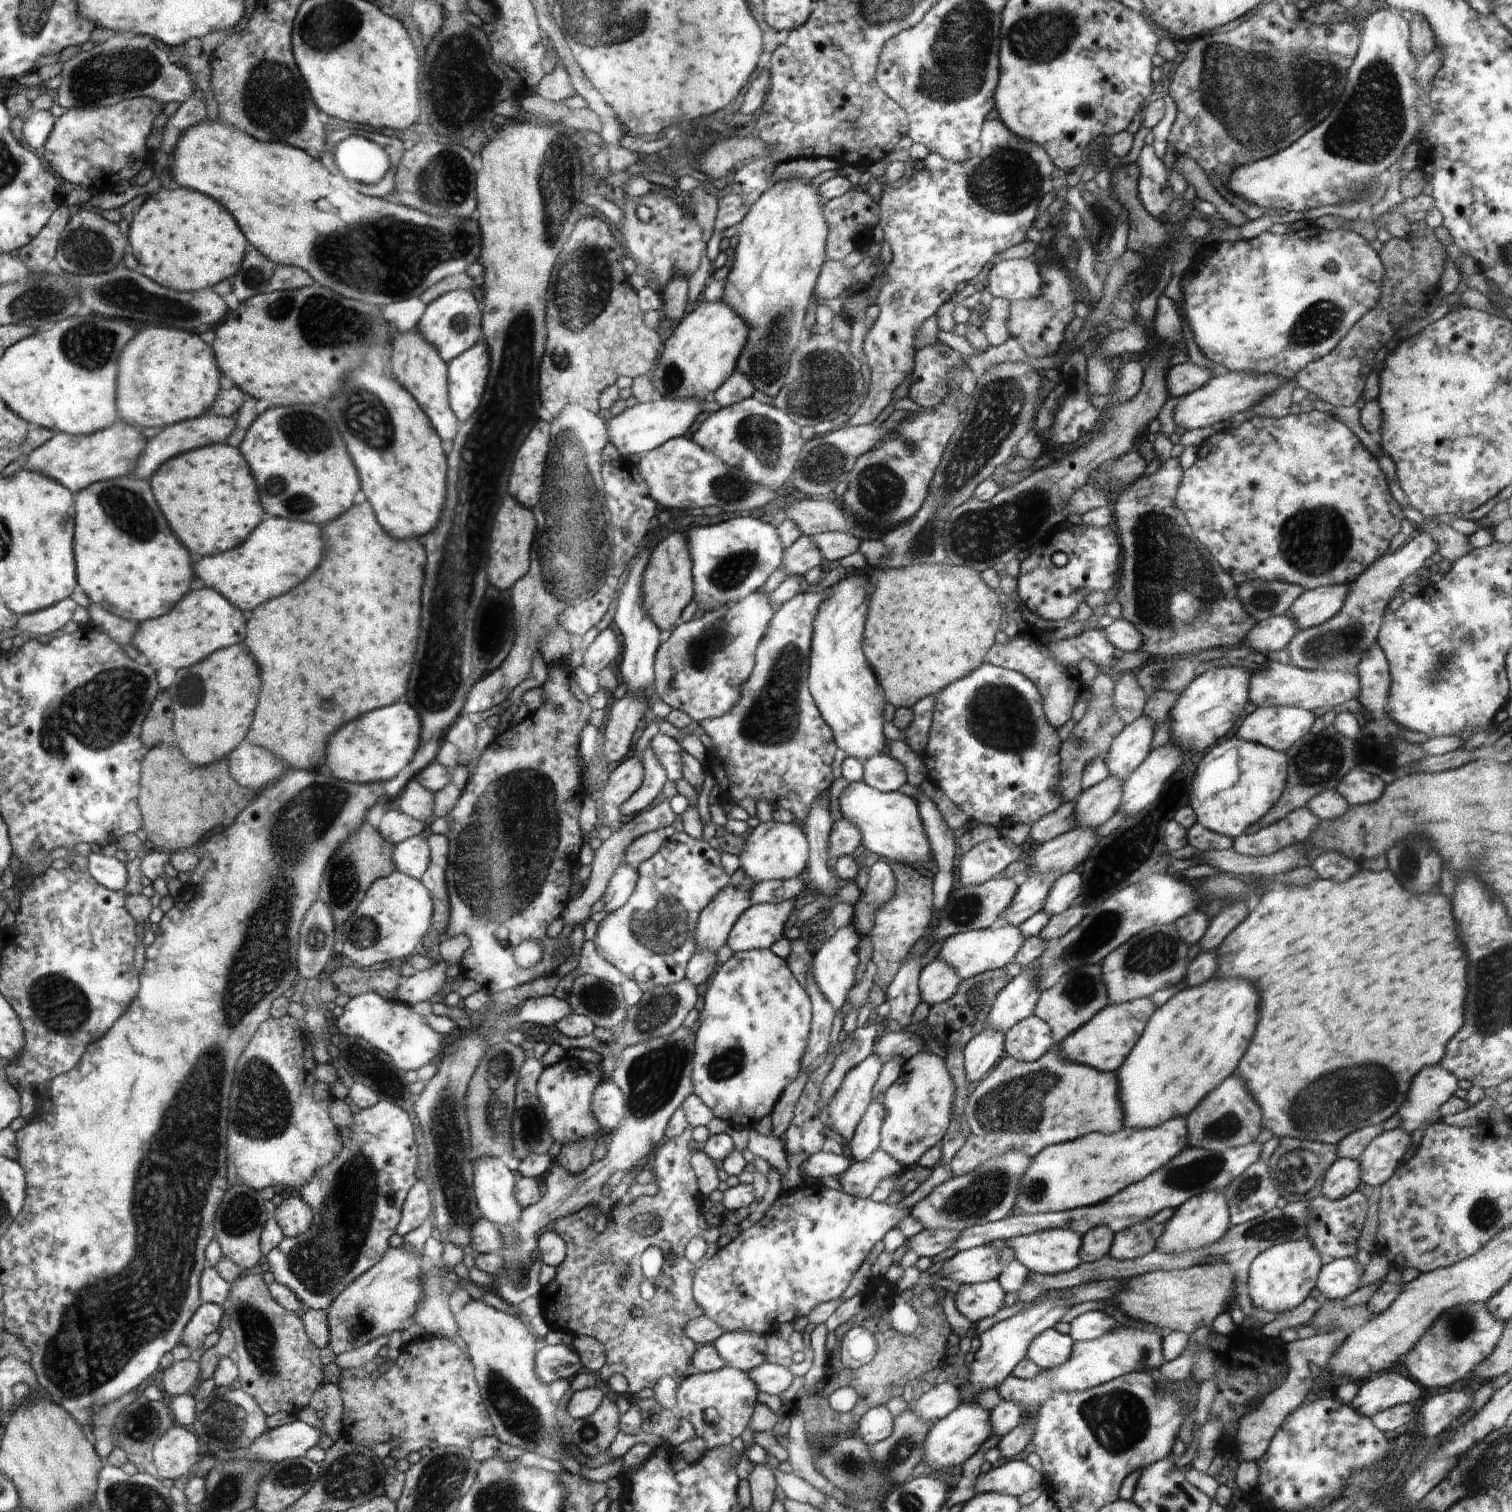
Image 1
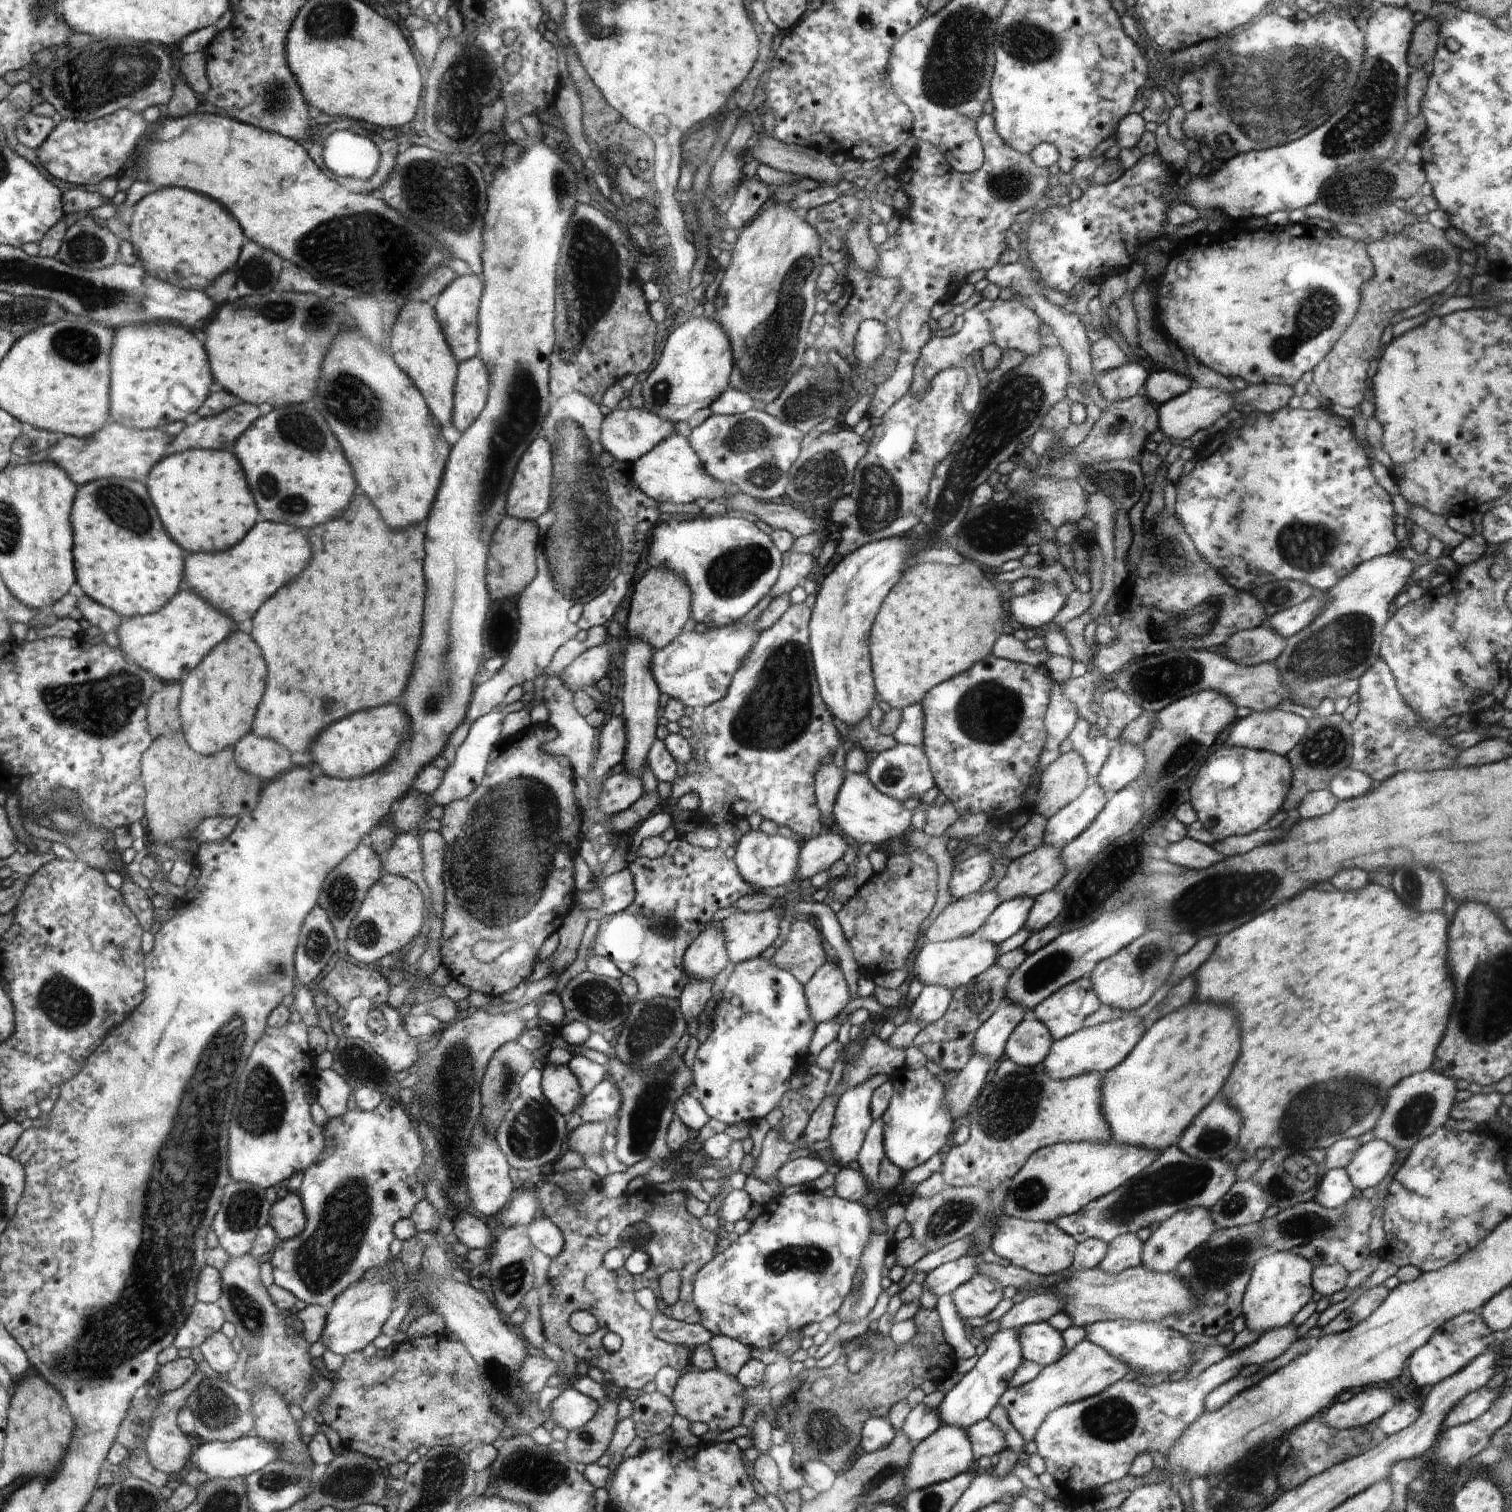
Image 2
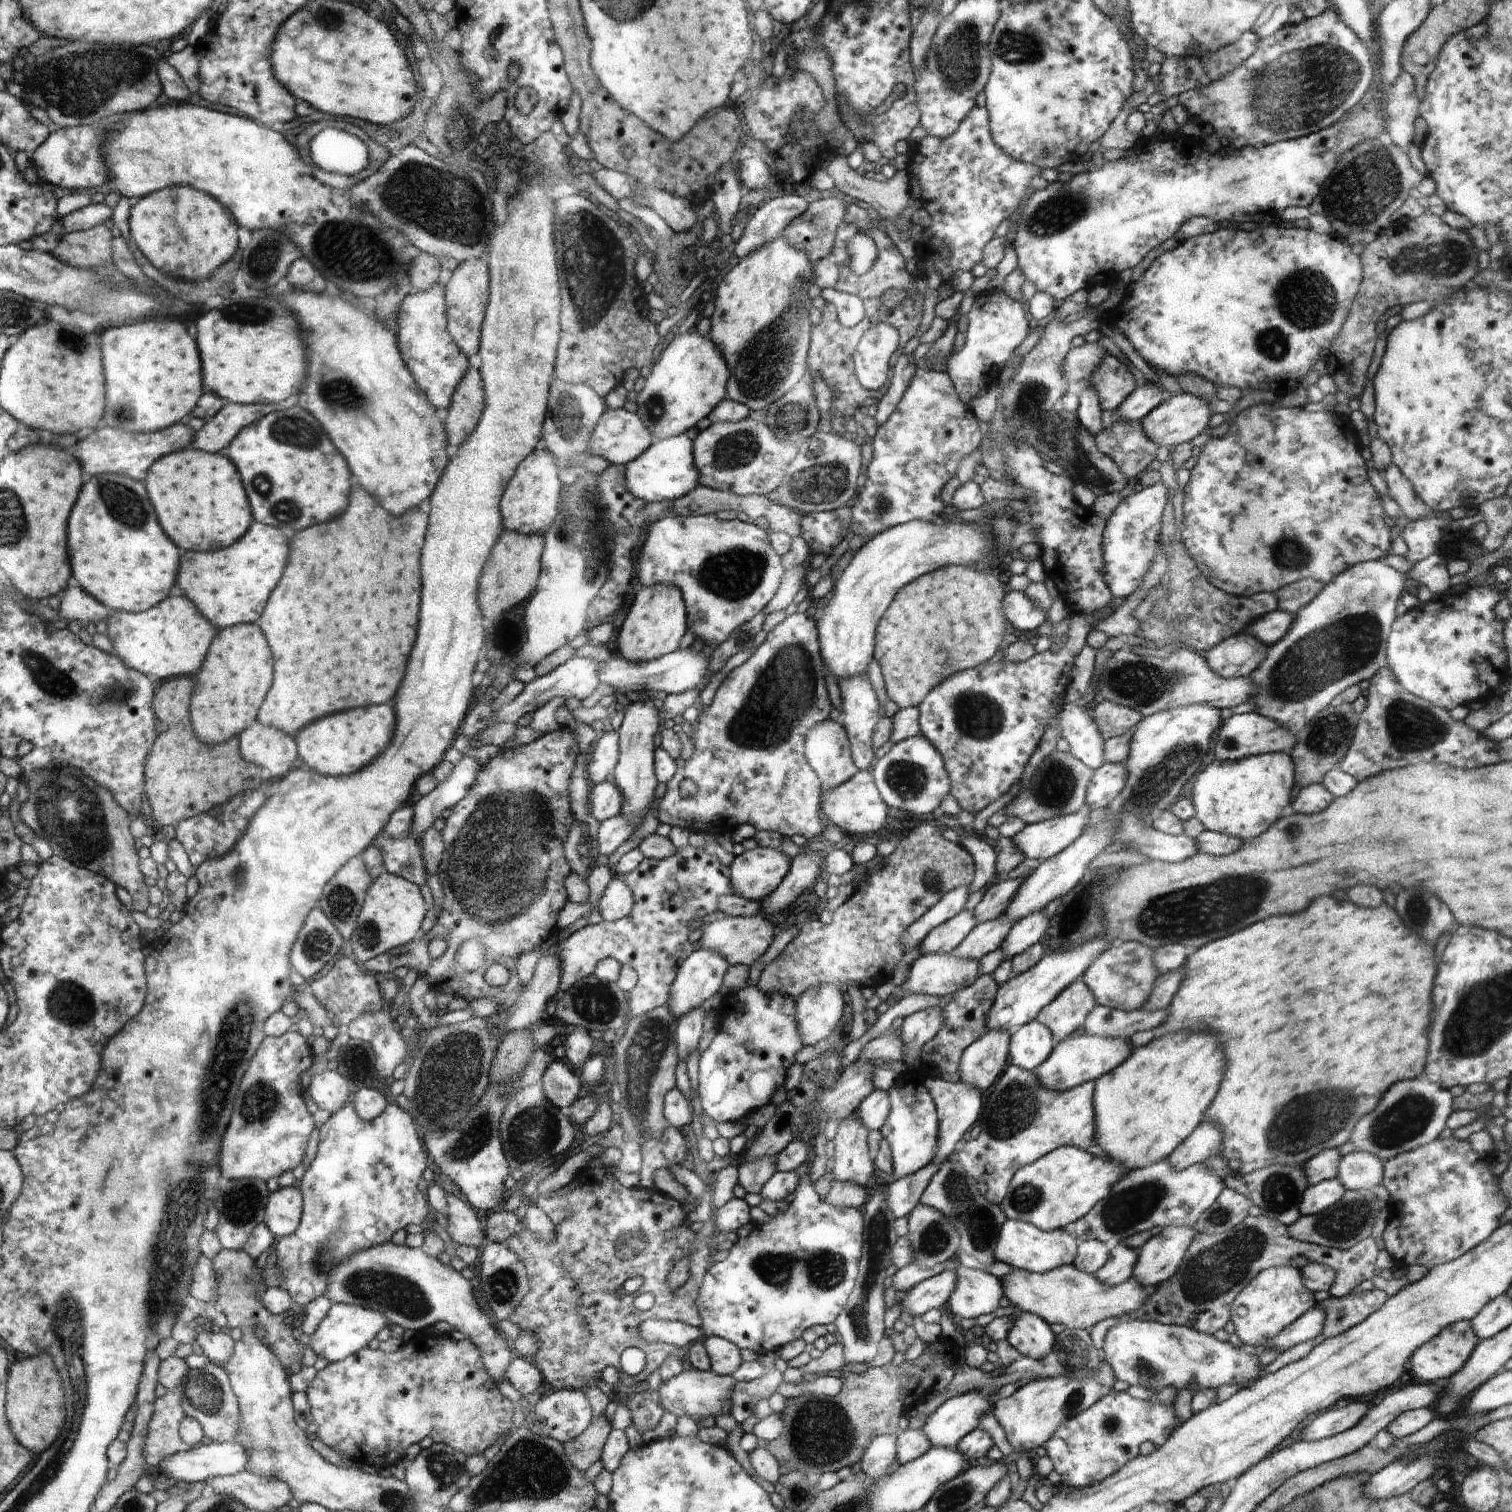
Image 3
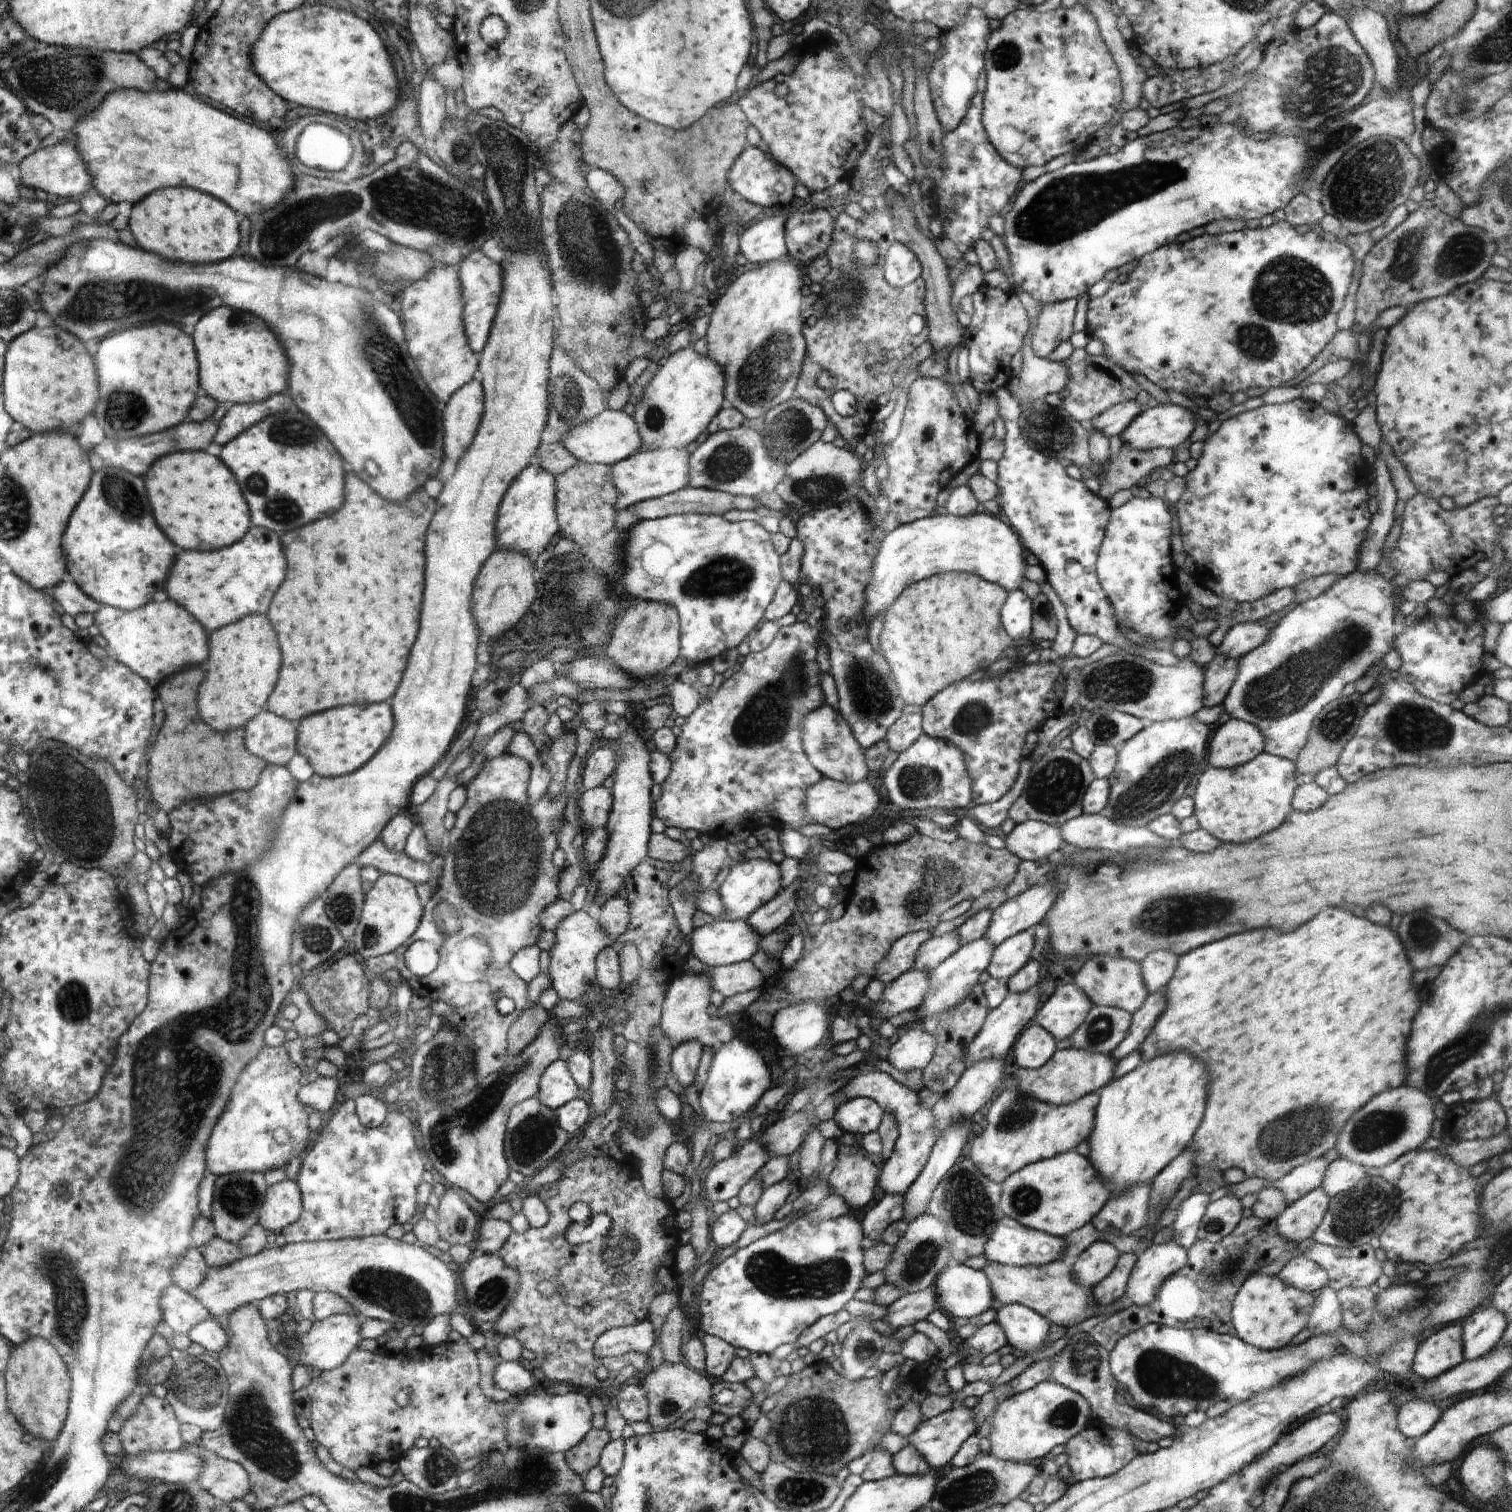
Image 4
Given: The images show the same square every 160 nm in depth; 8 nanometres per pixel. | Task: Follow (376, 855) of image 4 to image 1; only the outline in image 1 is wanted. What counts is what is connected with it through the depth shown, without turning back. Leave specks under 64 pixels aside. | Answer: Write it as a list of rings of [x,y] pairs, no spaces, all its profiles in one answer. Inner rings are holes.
[[[425,834],[412,836],[395,845],[394,860],[397,870],[403,874],[423,878],[431,862],[431,848]]]

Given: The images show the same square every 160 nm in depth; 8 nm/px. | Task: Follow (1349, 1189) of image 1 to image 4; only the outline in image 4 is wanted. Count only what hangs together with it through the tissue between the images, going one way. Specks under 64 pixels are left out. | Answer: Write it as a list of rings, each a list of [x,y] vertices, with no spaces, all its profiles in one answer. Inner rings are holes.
[[[1320,1188],[1286,1206],[1274,1220],[1278,1232],[1288,1241],[1302,1243],[1321,1225],[1329,1207],[1330,1197]]]

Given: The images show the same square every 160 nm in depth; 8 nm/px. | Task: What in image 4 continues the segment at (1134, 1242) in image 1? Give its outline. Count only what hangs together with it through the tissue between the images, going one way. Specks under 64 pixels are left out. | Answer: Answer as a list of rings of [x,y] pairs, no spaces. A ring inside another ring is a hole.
[[[1120,1253],[1112,1272],[1092,1288],[1093,1300],[1100,1307],[1111,1306],[1120,1298],[1126,1297],[1127,1282],[1136,1261],[1135,1254]]]

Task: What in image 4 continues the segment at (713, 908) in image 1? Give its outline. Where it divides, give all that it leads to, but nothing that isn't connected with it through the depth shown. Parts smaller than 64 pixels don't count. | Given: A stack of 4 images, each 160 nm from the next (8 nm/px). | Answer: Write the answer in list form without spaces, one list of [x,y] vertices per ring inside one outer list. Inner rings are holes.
[[[682,972],[678,978],[672,981],[662,1002],[661,1031],[670,1040],[674,1048],[682,1043],[690,1041],[701,1042],[701,1045],[708,1046],[713,1054],[724,1043],[729,1043],[735,1036],[734,1026],[724,1026],[726,1022],[712,1022],[706,1008],[710,1006],[710,979],[704,974],[690,974]]]

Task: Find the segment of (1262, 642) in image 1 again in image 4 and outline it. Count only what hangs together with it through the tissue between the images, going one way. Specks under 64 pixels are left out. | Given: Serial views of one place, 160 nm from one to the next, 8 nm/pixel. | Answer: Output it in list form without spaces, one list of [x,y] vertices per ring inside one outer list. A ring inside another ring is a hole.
[[[1216,655],[1206,668],[1203,680],[1203,707],[1222,706],[1236,678],[1237,661]]]

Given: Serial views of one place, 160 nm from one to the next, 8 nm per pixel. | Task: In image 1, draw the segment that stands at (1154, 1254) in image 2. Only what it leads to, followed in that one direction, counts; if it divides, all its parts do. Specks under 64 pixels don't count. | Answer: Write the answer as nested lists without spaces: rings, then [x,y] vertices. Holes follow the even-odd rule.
[[[1226,1187],[1221,1190],[1204,1190],[1166,1215],[1166,1228],[1156,1241],[1155,1250],[1162,1254],[1184,1254],[1214,1244],[1231,1228]]]

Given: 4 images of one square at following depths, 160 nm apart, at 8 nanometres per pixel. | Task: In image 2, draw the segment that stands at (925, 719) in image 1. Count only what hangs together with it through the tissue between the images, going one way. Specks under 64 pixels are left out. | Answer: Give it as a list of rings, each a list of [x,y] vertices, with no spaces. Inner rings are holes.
[[[915,703],[902,711],[902,722],[892,735],[896,743],[923,748],[924,708]]]

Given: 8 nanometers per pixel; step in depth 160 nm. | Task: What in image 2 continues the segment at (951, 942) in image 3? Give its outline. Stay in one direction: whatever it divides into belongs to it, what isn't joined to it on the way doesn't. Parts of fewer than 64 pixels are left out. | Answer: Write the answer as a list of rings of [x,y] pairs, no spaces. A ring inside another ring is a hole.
[[[995,889],[954,900],[926,930],[925,941],[936,943],[977,934],[1001,902]]]

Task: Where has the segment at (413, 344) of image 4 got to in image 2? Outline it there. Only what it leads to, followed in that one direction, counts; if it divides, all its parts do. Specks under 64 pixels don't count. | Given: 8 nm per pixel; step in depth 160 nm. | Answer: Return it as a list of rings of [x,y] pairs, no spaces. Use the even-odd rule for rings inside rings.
[[[408,302],[398,312],[398,318],[392,328],[394,340],[390,351],[394,354],[396,362],[404,370],[408,370],[411,378],[416,378],[416,386],[424,390],[424,398],[442,426],[450,425],[454,418],[454,380],[456,378],[456,359],[448,346],[434,306],[428,306],[426,302]]]

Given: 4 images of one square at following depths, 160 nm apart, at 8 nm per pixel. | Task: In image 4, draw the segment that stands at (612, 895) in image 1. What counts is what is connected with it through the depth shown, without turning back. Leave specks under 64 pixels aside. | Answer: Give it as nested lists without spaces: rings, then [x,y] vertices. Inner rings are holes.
[[[619,896],[610,897],[602,906],[600,926],[612,940],[622,936],[631,920],[631,909],[627,900]]]

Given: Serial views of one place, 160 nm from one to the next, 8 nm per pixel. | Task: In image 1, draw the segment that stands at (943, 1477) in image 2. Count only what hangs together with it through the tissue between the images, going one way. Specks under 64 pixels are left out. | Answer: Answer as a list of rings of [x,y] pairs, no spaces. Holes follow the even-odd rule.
[[[977,1403],[960,1404],[958,1408],[930,1427],[924,1442],[924,1462],[937,1470],[951,1470],[963,1466],[964,1462],[972,1458],[979,1447],[990,1438],[992,1434],[990,1418],[990,1412]]]

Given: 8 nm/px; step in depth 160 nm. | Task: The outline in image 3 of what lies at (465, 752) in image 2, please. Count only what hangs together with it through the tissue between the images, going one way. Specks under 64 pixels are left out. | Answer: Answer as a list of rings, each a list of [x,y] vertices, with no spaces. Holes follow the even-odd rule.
[[[573,656],[570,660],[563,662],[560,666],[557,666],[551,673],[547,675],[536,677],[529,683],[525,683],[522,692],[511,702],[502,705],[493,716],[496,717],[495,721],[491,721],[490,725],[496,723],[516,723],[518,718],[524,716],[524,714],[530,714],[536,709],[545,705],[551,698],[577,698],[578,700],[584,700],[588,698],[598,688],[599,676],[598,661],[593,659]],[[465,755],[454,765],[444,782],[437,783],[426,796],[418,796],[413,803],[414,816],[410,834],[416,842],[420,842],[424,832],[433,826],[446,808],[452,808],[466,796],[481,767],[472,757]]]

